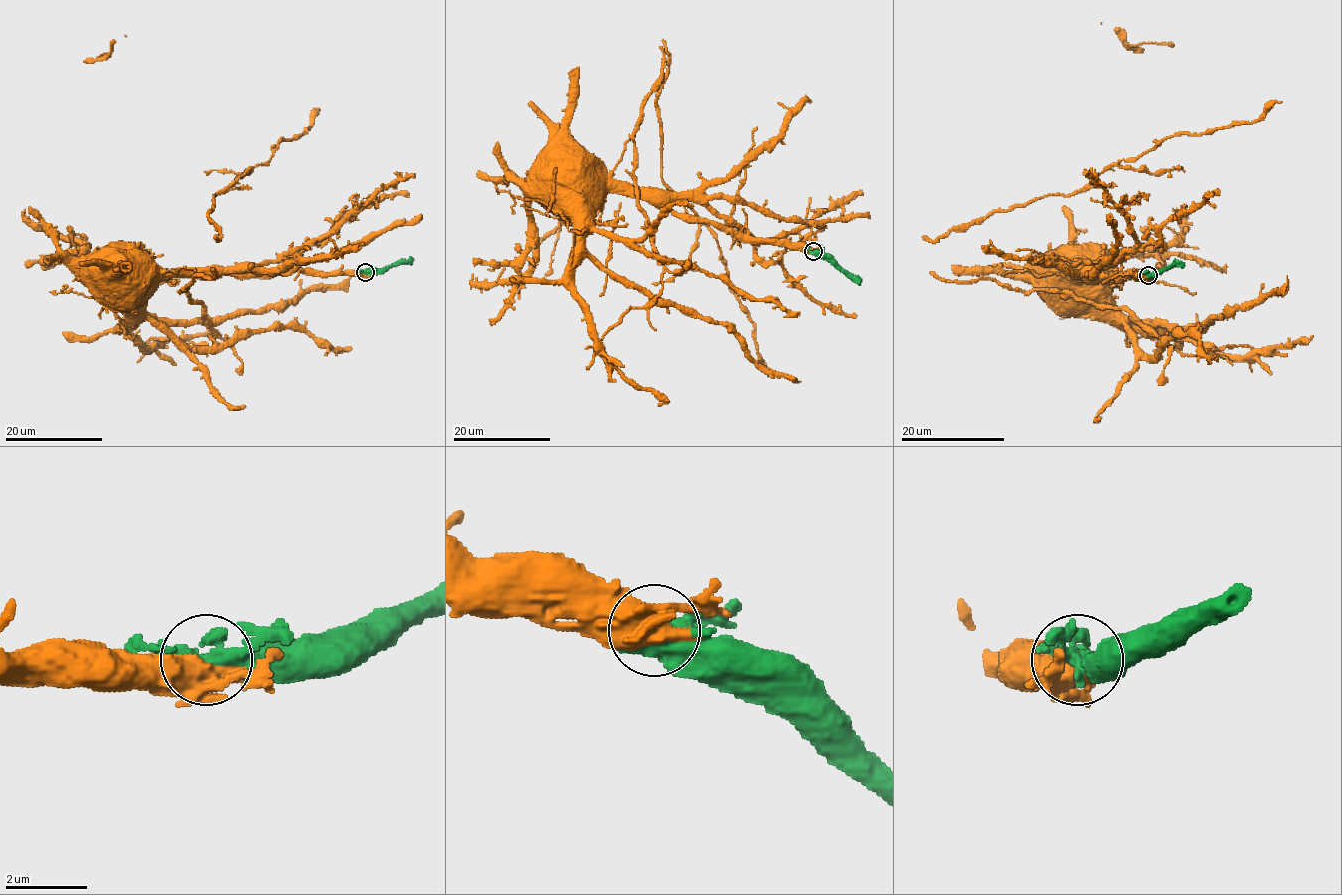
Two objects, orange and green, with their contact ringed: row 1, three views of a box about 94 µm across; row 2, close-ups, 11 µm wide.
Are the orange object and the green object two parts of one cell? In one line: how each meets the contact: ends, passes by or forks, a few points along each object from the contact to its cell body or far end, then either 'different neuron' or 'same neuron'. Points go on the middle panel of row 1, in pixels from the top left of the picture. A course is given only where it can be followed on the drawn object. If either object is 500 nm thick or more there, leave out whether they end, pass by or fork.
orange forks; green forks; course orange (814, 251), (747, 242), (702, 218), (673, 214), (646, 200), (609, 191), (563, 147), (567, 147); course green (814, 251), (827, 253), (861, 281); same neuron

